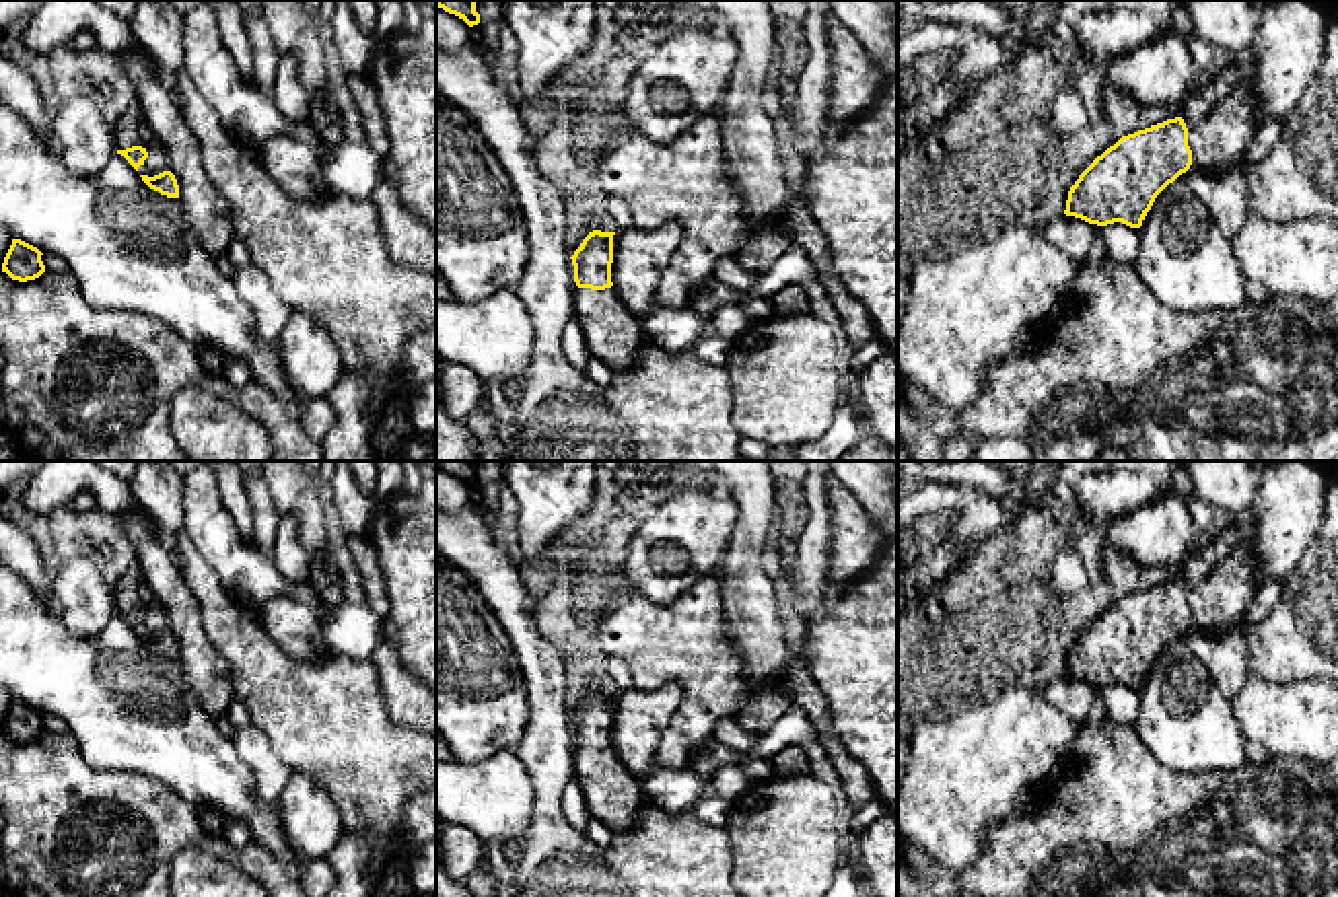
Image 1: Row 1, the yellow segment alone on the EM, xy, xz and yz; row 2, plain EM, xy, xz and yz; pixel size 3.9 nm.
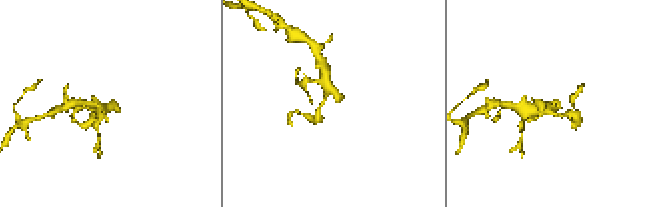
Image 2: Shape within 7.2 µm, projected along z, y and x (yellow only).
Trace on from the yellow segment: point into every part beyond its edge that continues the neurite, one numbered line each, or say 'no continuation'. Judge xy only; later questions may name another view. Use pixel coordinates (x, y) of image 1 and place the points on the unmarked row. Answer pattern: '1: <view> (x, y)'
1: xy (130, 591)

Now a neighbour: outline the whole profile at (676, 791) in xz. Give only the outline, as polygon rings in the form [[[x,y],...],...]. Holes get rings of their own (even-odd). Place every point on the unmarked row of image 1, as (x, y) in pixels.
[[[655,767],[640,784],[644,802],[669,815],[690,813],[708,792],[708,780],[690,767]]]

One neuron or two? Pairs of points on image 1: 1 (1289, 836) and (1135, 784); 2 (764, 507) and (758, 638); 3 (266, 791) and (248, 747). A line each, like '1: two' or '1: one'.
1: one
2: one
3: one

